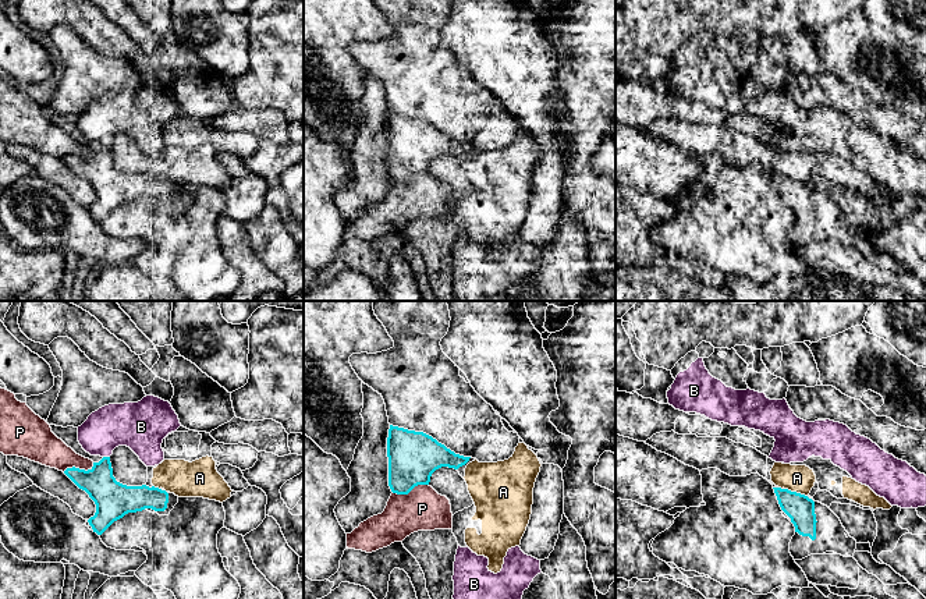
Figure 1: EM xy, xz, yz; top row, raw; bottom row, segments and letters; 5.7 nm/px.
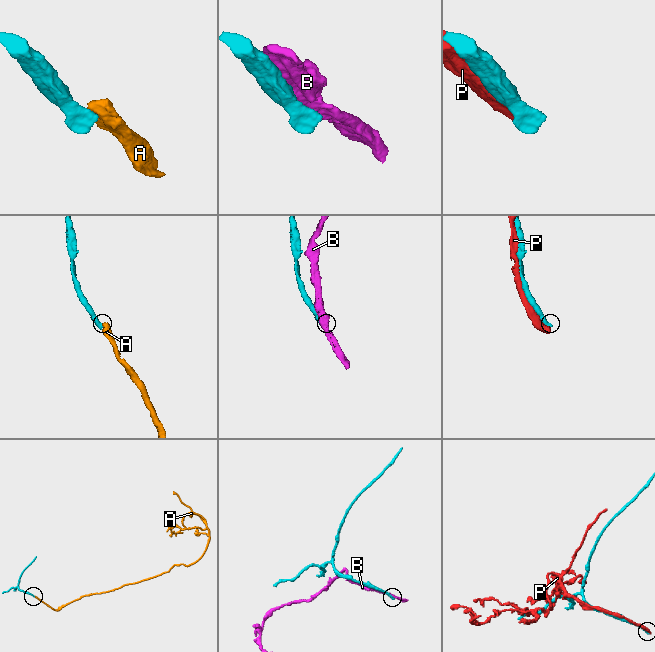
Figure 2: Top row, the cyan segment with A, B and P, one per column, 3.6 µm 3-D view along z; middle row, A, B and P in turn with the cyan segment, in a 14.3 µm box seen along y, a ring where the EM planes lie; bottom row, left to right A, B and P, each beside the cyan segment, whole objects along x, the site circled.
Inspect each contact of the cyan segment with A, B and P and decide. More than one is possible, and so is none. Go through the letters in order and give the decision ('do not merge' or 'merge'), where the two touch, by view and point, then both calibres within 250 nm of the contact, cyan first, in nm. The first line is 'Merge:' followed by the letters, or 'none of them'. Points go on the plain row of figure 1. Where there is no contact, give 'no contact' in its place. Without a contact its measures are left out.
Merge: none of them
A: do not merge; contact yz (795, 180); calibres 160 and 160 nm
B: do not merge; contact xy (106, 145); calibres 200 and 260 nm
P: do not merge; contact xz (410, 179); calibres 280 and 240 nm

